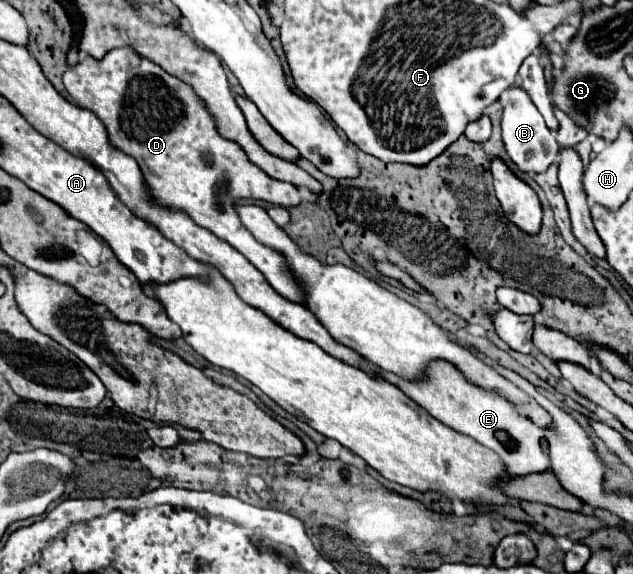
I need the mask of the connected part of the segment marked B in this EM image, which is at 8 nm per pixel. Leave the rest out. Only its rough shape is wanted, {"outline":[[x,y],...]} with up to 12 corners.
{"outline":[[509,88],[501,118],[513,164],[539,174],[555,162],[545,128],[523,88]]}

